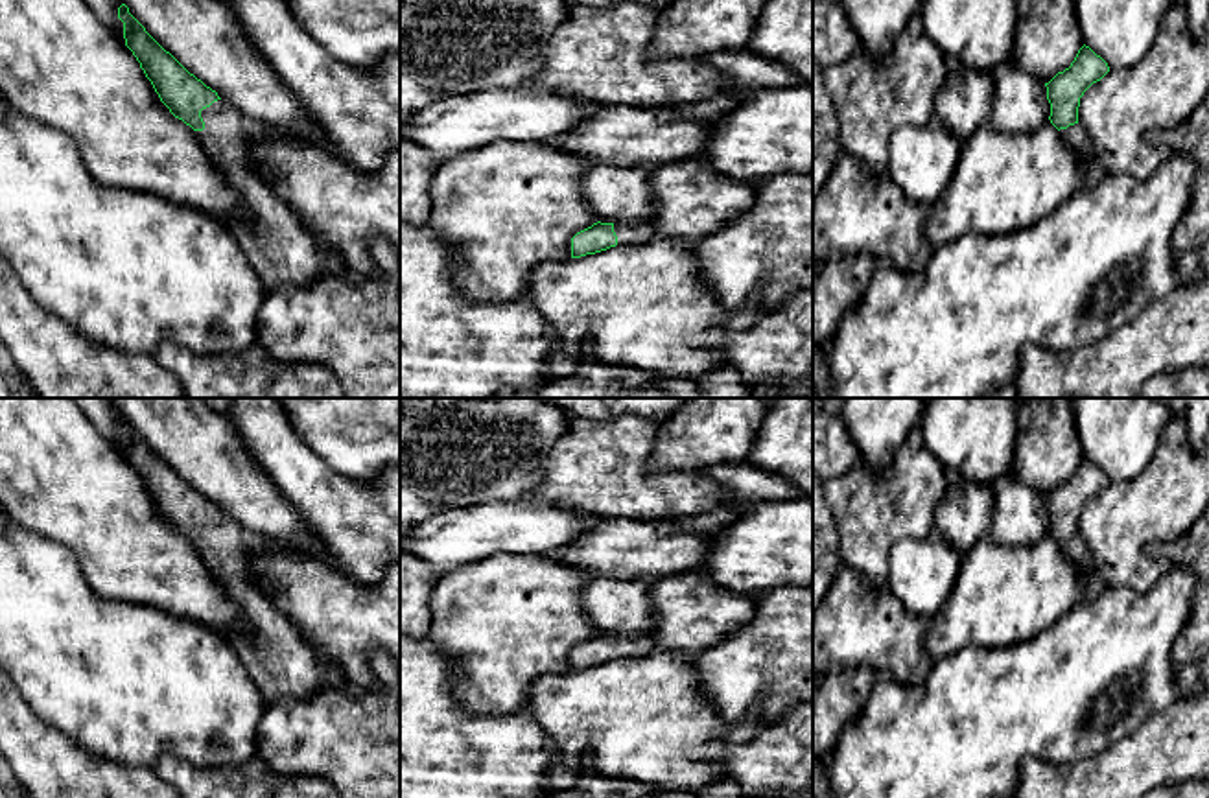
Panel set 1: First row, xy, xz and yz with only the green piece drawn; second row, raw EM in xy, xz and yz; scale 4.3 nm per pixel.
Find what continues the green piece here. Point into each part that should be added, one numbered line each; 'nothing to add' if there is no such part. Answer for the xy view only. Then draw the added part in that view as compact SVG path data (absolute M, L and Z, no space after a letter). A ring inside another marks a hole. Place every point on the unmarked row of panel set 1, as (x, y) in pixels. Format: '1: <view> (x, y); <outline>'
1: xy (279, 660); M223 512L201 523L203 544L195 544L205 566L238 603L256 628L252 638L230 634L227 640L238 651L262 698L306 698L324 686L319 656L300 632L267 601L249 571L247 547L251 534Z

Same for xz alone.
1: xz (640, 645); M614 636L617 658L643 658L656 651L652 638L640 636Z

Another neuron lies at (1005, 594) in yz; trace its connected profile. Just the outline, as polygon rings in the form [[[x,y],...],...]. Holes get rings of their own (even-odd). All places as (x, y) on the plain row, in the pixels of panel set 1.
[[[1047,533],[1038,544],[1001,546],[980,540],[960,557],[957,584],[942,610],[931,619],[925,649],[933,662],[964,647],[1010,647],[1051,628],[1087,588],[1087,577],[1060,549]]]

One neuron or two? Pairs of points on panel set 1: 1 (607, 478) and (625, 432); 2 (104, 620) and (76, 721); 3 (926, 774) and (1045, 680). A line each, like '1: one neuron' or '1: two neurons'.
1: one neuron
2: one neuron
3: one neuron

